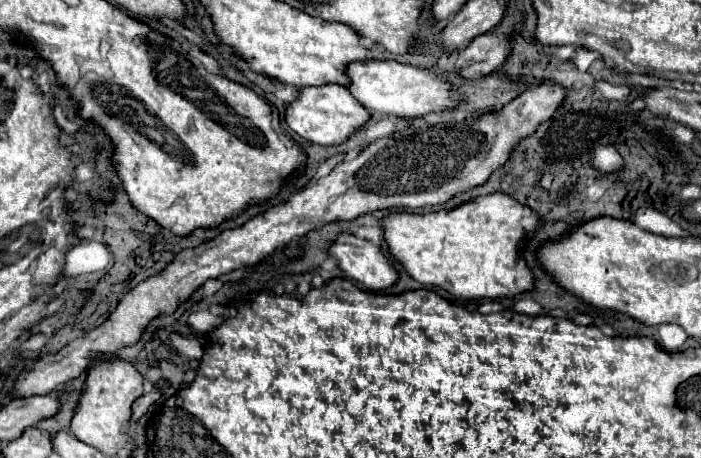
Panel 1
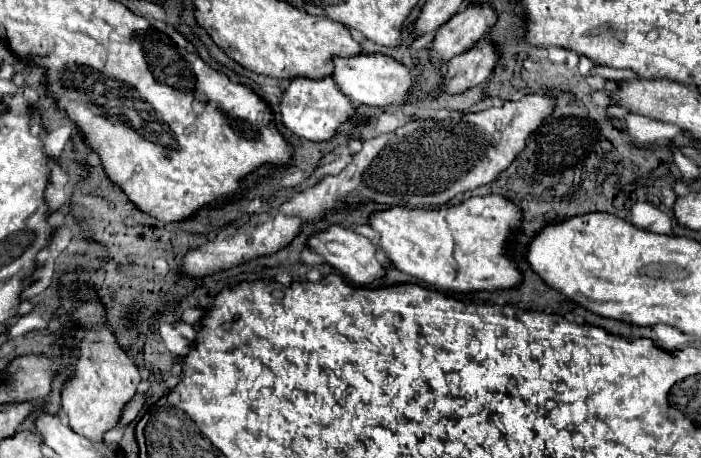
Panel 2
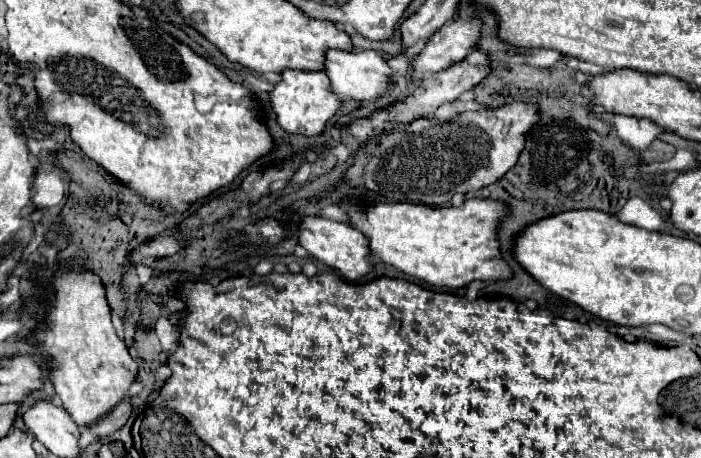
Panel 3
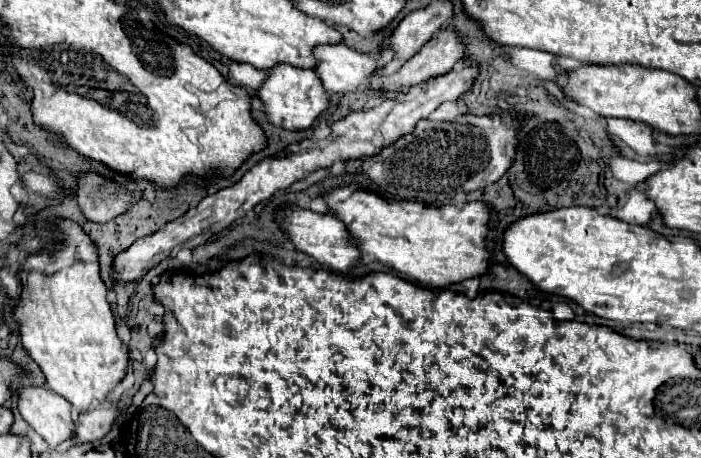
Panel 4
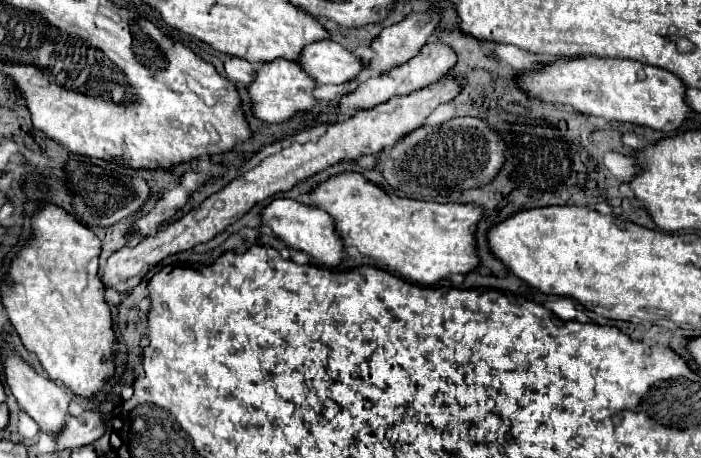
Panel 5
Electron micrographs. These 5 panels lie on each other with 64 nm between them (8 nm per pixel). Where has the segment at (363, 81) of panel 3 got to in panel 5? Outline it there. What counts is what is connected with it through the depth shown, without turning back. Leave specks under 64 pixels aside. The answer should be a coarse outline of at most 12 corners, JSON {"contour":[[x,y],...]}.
{"contour":[[332,40],[296,62],[318,84],[344,84],[362,60]]}

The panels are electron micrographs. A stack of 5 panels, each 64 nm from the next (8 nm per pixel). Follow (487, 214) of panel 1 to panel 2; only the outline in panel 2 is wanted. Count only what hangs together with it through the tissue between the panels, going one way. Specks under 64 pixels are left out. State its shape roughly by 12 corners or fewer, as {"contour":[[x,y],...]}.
{"contour":[[504,196],[376,210],[400,272],[438,290],[512,288]]}

